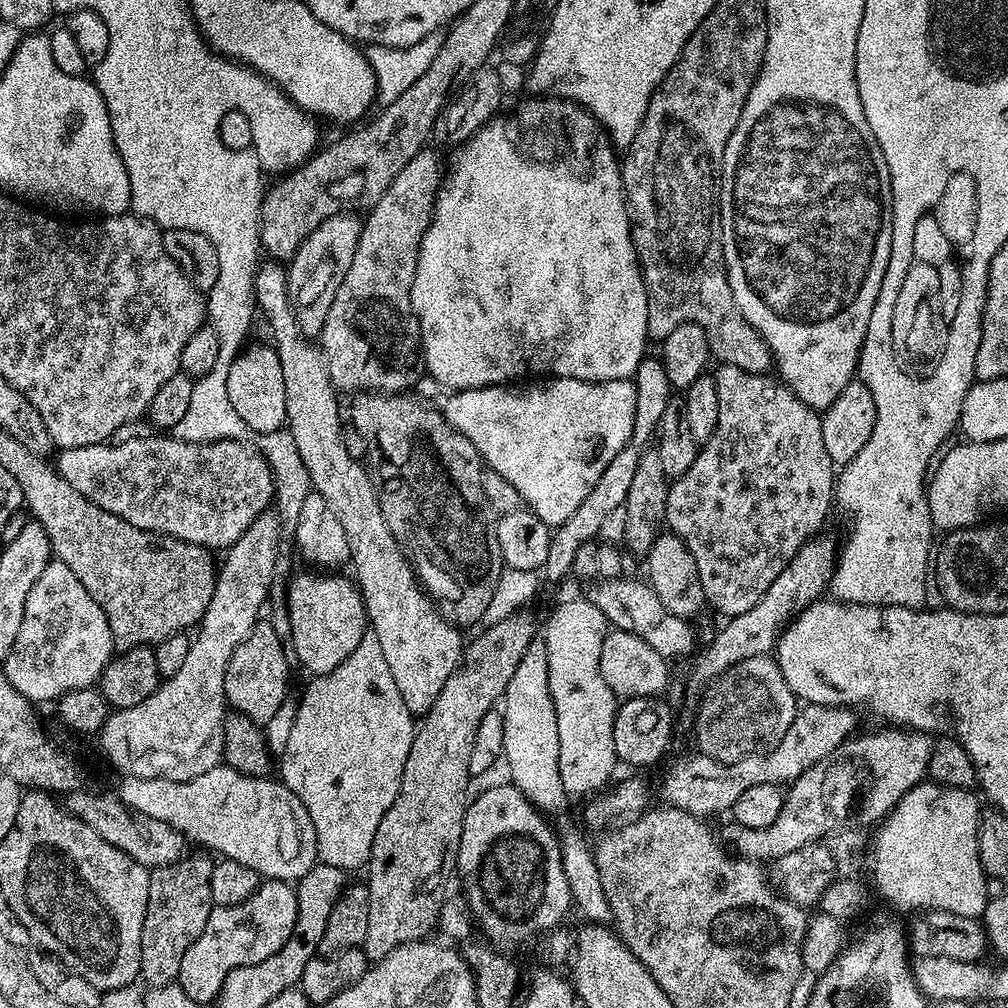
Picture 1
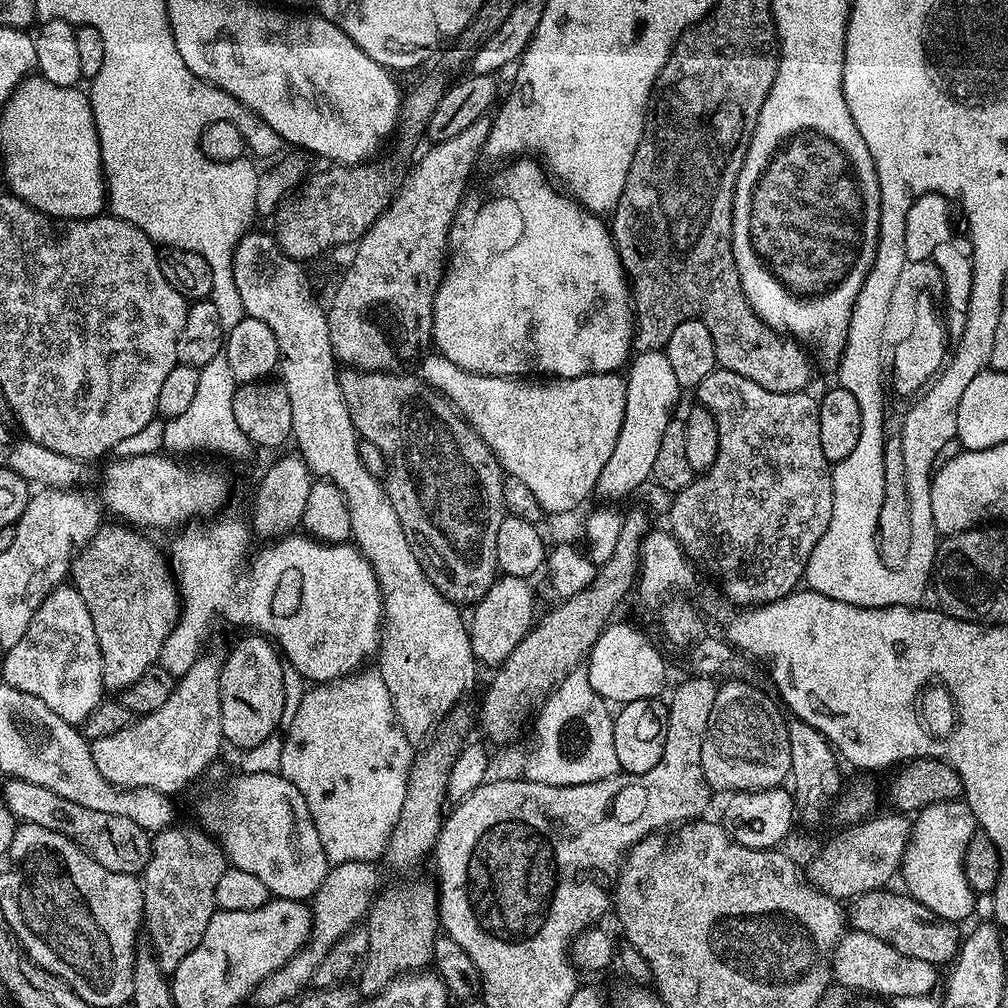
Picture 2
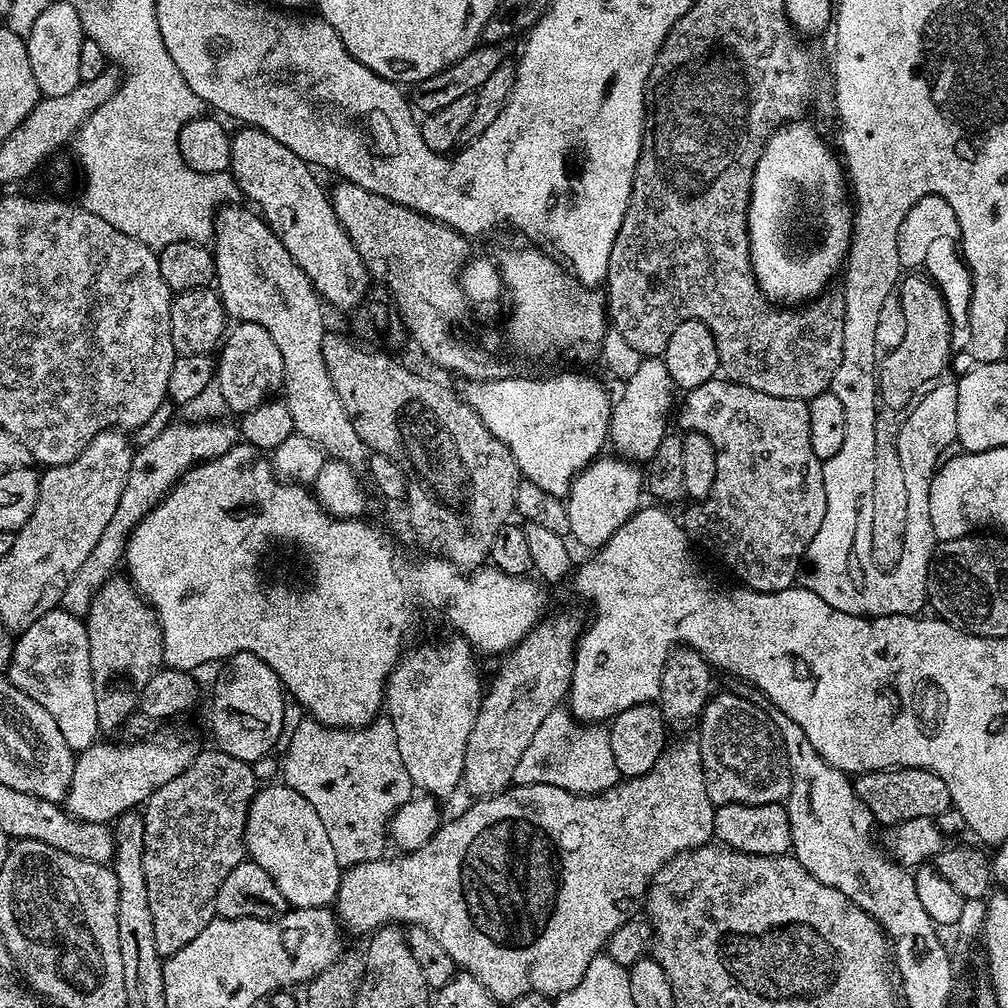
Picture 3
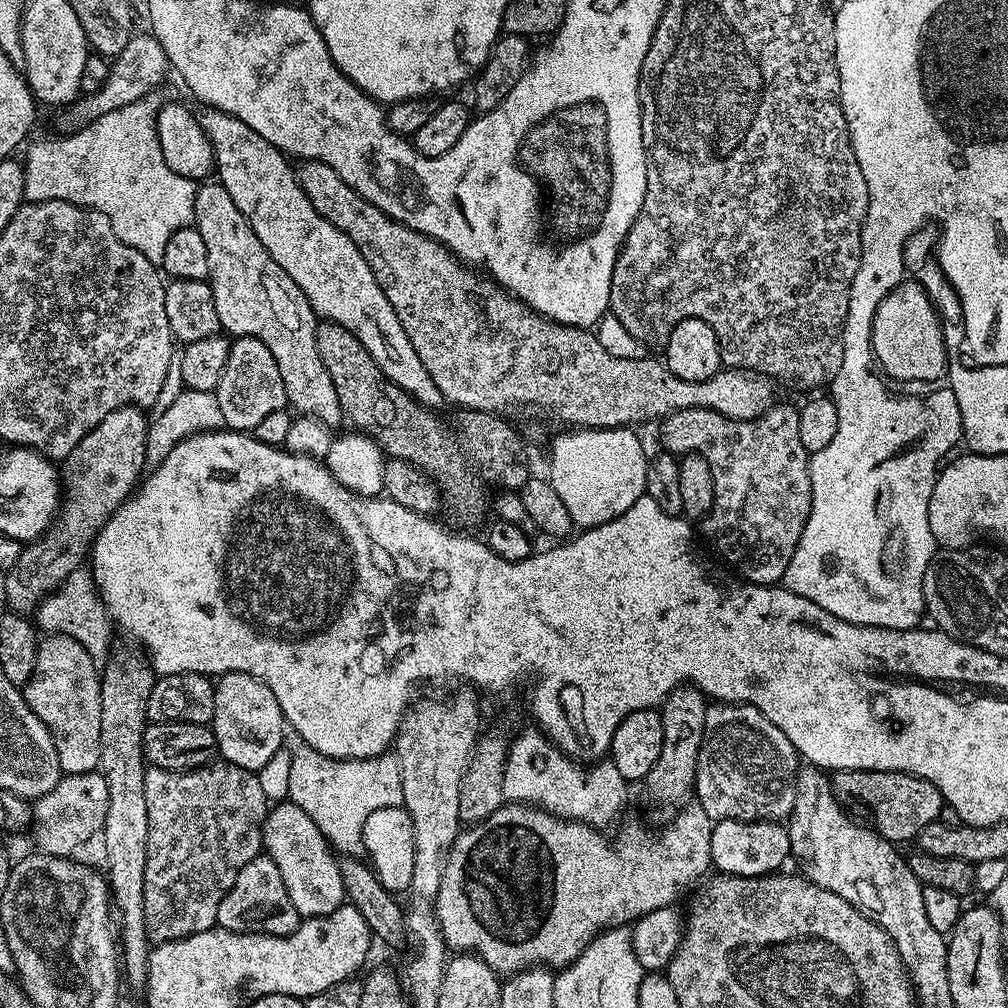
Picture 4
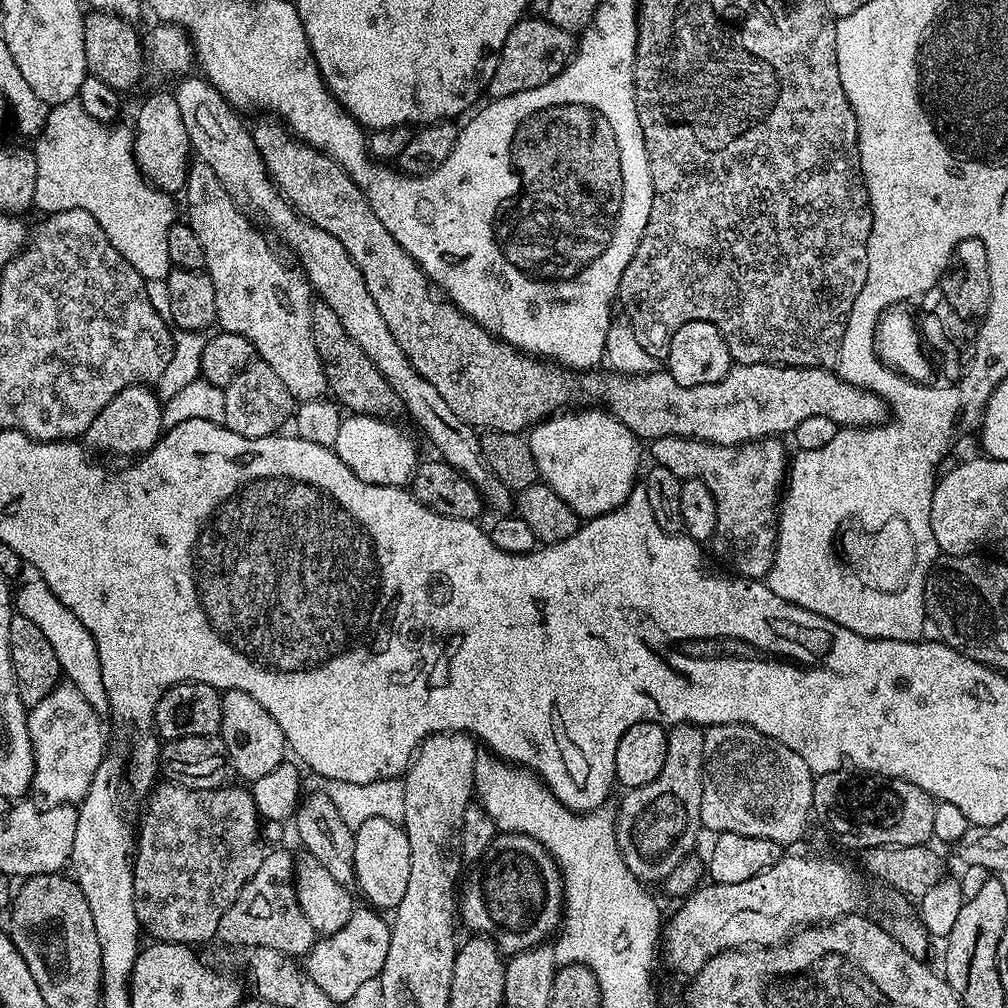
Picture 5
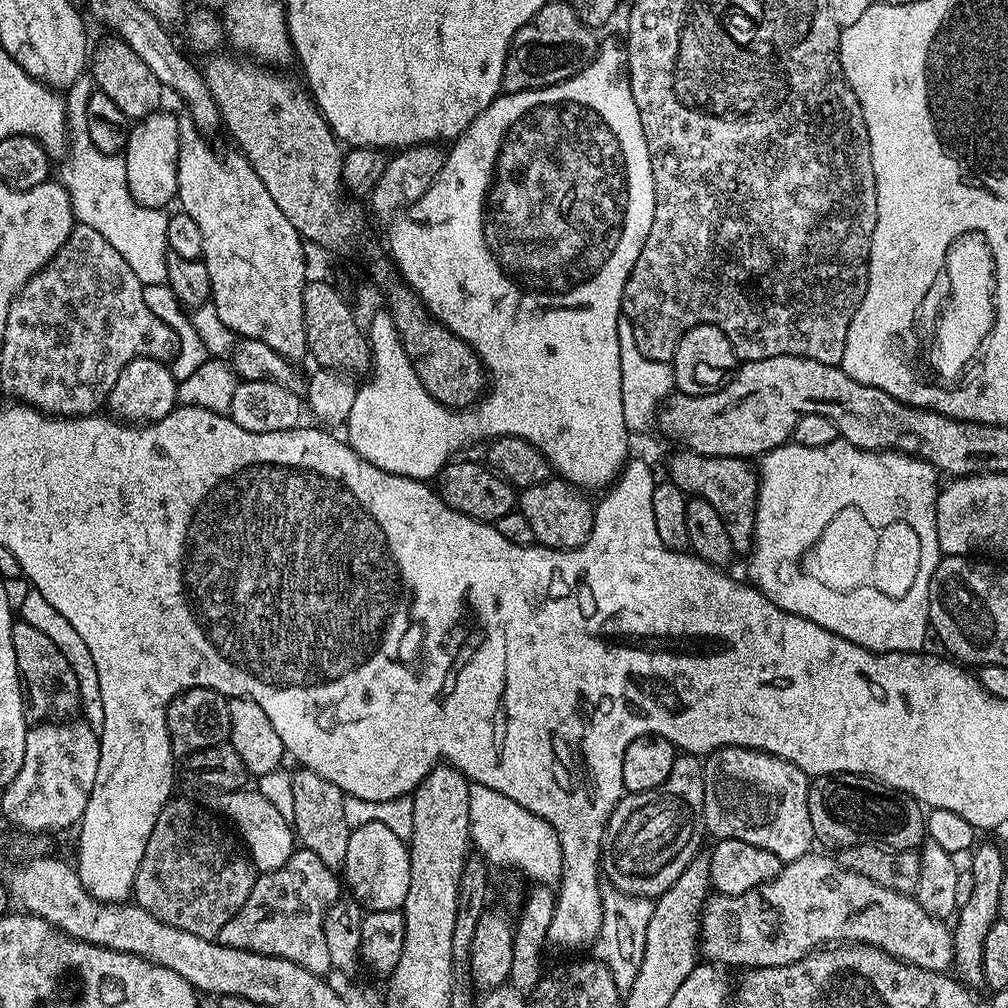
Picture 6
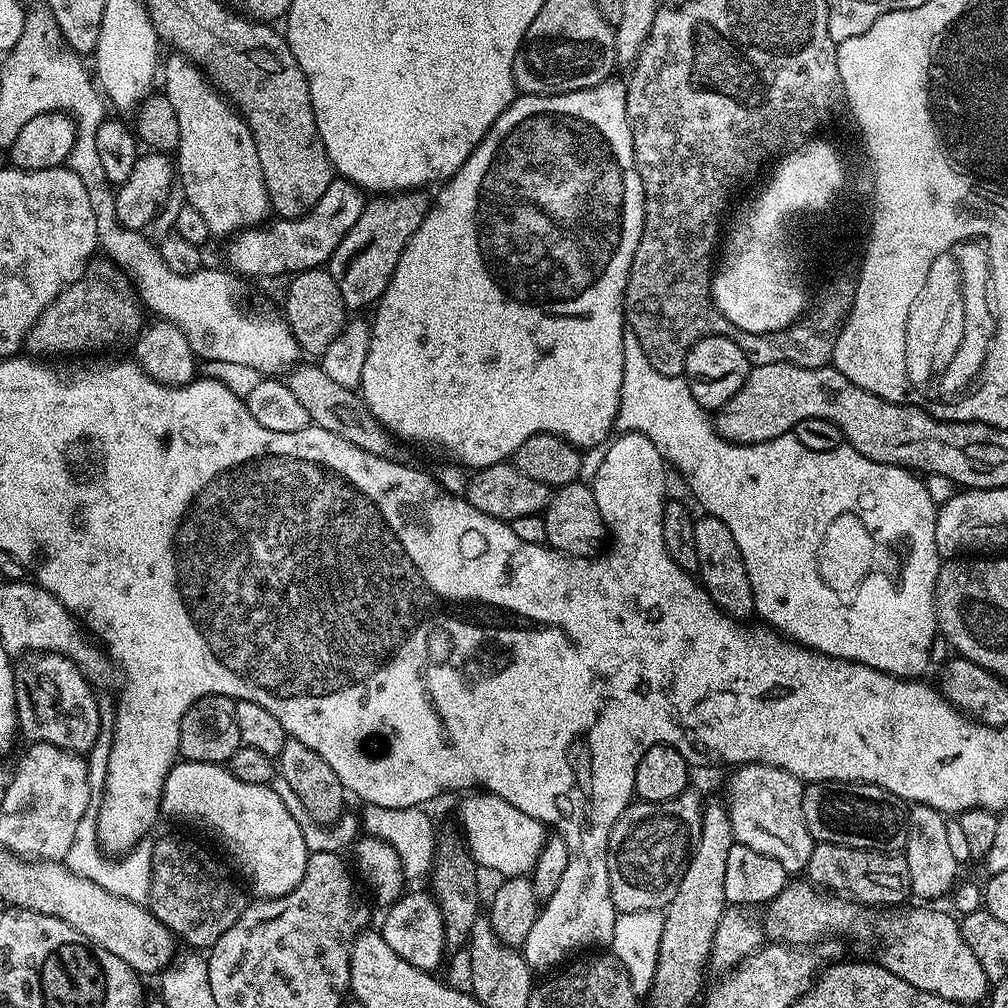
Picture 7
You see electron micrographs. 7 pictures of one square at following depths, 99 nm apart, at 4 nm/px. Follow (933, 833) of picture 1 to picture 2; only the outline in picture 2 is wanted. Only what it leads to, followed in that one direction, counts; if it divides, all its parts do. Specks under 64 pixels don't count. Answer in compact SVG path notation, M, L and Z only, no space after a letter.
M961 799L947 800L921 808L919 812L915 813L912 820L912 837L908 839L902 865L902 880L904 876L905 884L903 887L907 895L922 902L922 906L934 910L934 914L953 922L961 922L960 920L966 919L971 914L972 907L975 906L977 900L964 873L964 855L968 842L967 839L962 838L956 848L956 840L952 836L928 836L926 817L934 814L935 810L940 812L960 808L962 810L963 806Z

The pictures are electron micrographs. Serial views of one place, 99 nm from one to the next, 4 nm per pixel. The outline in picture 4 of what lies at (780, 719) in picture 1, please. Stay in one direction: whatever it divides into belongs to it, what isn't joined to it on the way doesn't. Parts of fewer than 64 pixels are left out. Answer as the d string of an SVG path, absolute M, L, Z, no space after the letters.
M709 703L694 796L714 822L787 821L794 810L796 775L801 767L801 757L790 738L786 738L762 710L753 704Z

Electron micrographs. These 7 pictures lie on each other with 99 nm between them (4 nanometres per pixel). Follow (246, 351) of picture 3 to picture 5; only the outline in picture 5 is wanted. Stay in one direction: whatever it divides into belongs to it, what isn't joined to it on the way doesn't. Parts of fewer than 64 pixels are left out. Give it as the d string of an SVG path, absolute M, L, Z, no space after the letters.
M263 362L249 364L242 374L238 374L223 389L225 396L225 428L234 430L234 434L242 434L246 438L262 438L281 431L284 423L291 421L294 416L294 401L290 390Z

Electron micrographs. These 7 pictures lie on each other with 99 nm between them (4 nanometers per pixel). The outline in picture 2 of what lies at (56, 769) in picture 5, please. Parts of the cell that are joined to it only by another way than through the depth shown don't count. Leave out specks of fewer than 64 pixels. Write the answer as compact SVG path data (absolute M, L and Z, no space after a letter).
M75 586L54 589L38 606L30 627L18 646L7 649L4 655L3 683L34 694L58 718L77 726L105 699L102 682L102 650L98 646L98 634L94 634L94 621L82 594Z

